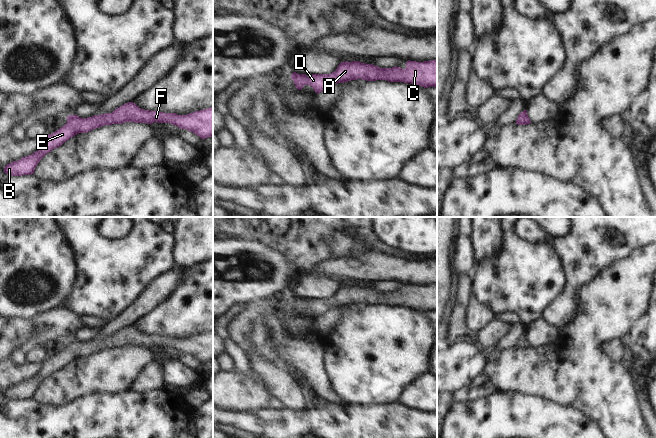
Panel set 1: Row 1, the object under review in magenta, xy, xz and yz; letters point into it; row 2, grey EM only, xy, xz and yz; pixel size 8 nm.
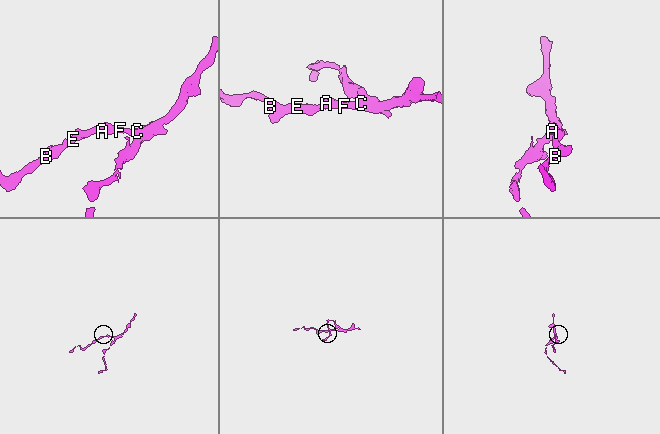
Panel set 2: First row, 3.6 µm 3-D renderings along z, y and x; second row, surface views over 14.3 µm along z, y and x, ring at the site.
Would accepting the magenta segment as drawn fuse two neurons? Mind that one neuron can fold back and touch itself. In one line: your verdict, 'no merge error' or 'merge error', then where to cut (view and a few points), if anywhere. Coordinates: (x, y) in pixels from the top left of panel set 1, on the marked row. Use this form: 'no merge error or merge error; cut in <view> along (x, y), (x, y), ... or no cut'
no merge error; no cut

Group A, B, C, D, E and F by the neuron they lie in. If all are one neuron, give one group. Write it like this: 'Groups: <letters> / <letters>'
Groups: A B C D E F

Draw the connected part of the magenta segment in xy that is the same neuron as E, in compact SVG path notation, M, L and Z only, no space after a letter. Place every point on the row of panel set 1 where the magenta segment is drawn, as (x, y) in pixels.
M128 102L116 108L112 113L94 115L81 118L77 115L67 116L67 123L52 134L43 138L43 144L38 151L31 155L13 161L4 167L8 175L22 176L34 174L40 160L53 149L60 147L64 142L79 133L87 133L93 129L112 124L134 123L170 123L193 132L201 139L213 137L213 106L208 109L195 111L186 115L164 113L139 108L135 103Z

